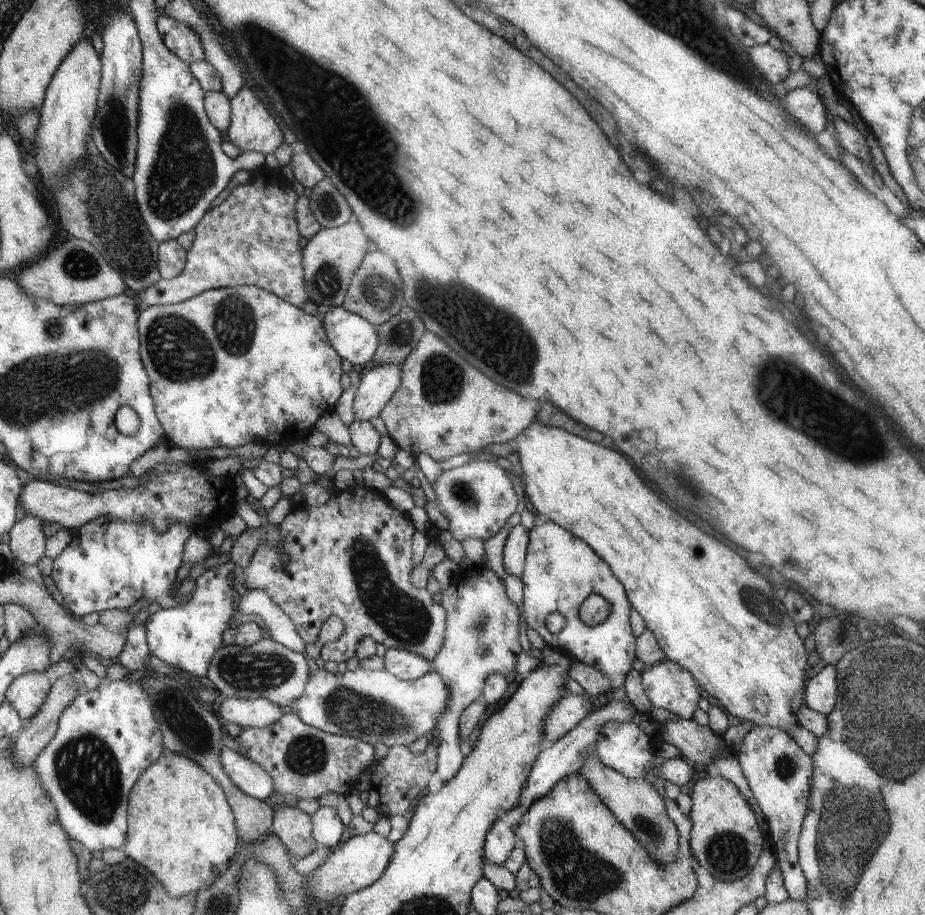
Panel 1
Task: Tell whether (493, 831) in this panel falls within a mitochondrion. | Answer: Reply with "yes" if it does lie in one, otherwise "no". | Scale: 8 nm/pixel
no

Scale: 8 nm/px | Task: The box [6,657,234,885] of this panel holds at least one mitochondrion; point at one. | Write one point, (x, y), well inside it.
(89, 773)

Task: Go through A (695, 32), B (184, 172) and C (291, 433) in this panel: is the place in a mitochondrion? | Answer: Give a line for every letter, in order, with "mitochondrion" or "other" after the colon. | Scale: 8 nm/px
A: mitochondrion
B: mitochondrion
C: other

